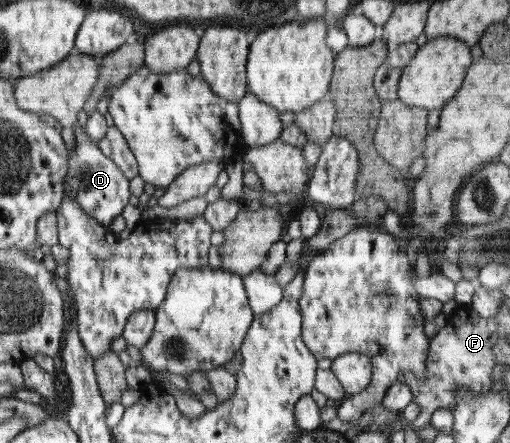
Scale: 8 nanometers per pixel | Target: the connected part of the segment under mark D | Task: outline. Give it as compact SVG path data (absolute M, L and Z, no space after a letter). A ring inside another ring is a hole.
M78 123L74 127L74 134L76 147L68 151L67 175L63 176L64 199L76 199L84 213L96 219L102 227L108 228L111 221L121 215L125 205L129 203L130 180Z

